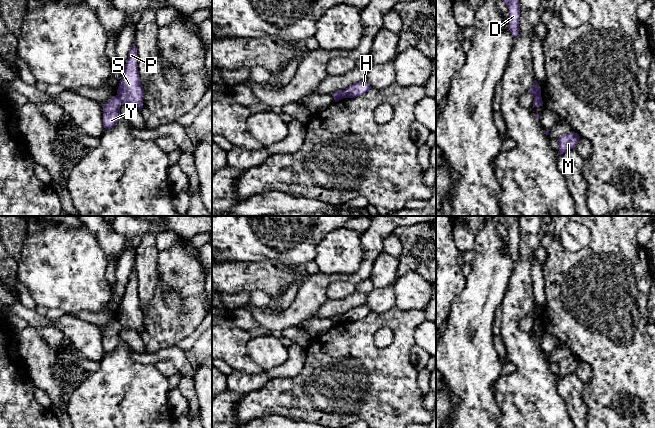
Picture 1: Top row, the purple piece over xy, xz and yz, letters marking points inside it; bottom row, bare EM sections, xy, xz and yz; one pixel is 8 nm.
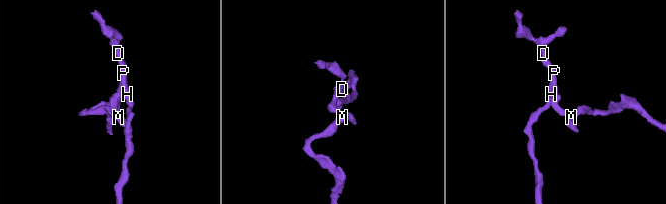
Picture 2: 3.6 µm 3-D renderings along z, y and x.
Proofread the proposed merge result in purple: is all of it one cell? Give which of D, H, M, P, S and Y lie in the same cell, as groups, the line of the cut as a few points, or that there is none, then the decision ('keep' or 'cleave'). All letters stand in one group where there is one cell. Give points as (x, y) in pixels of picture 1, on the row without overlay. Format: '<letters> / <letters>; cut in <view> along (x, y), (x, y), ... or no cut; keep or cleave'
D H P S / M Y; cut in xy along (117, 319), (123, 327); cleave

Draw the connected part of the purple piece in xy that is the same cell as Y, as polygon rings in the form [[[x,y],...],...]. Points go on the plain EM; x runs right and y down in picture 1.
[[[118,319],[113,320],[103,328],[103,349],[105,353],[110,353],[117,348],[121,341],[120,331],[122,328],[122,324]]]

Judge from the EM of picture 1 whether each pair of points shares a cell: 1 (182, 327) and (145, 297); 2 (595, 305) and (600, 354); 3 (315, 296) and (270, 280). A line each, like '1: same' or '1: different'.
1: different
2: same
3: different

